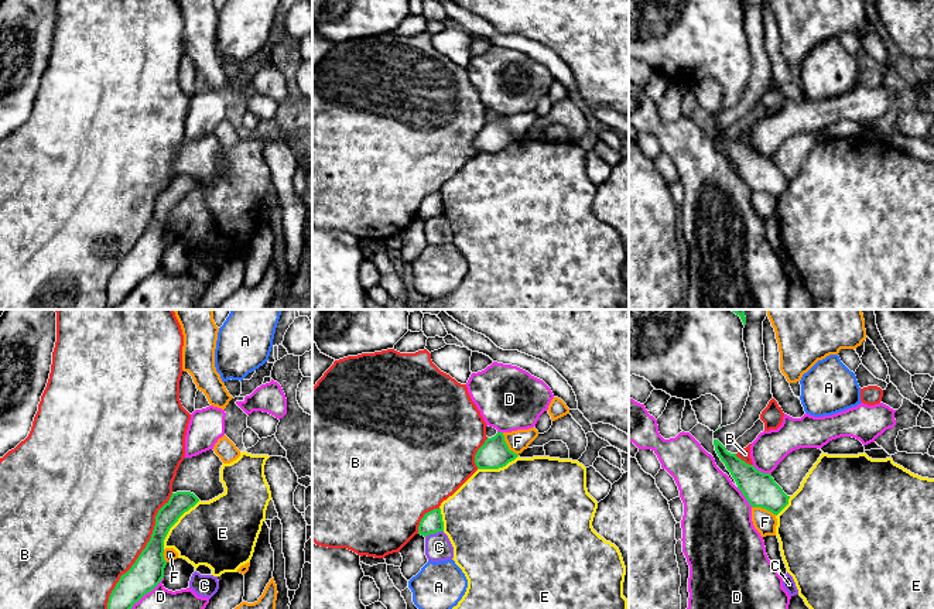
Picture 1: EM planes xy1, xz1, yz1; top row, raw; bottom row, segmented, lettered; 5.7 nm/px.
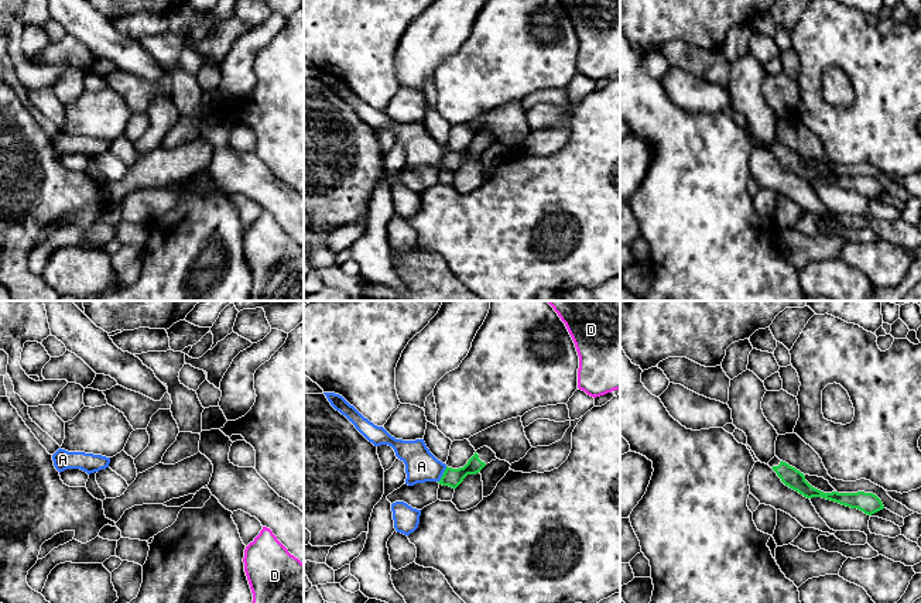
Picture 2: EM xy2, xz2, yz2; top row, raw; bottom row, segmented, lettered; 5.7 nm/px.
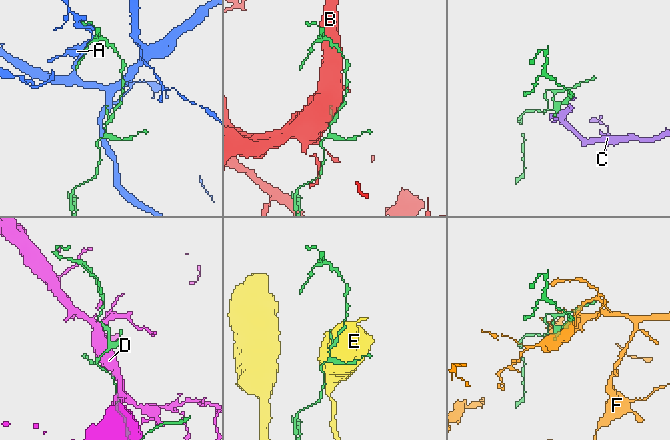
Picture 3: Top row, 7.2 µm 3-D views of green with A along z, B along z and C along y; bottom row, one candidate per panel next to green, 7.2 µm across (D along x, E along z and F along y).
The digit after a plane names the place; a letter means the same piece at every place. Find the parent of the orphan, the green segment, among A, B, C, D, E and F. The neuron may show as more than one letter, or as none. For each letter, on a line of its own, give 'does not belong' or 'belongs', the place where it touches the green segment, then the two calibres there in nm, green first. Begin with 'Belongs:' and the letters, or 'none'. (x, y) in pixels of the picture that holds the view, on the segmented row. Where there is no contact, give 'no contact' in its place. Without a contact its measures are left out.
Belongs: none
A: does not belong; meets green in xz2 at (442, 475); 110 nm thick on the green side, 180 nm on the other
B: does not belong; meets green in xy1 at (142, 551); 180 nm thick on the green side, 500 nm on the other
C: does not belong; meets green in xz1 at (434, 533); 120 nm thick on the green side, 150 nm on the other
D: does not belong; meets green in xy1 at (147, 592); 180 nm thick on the green side, 130 nm on the other
E: does not belong; meets green in xy1 at (175, 522); 140 nm thick on the green side, 380 nm on the other
F: does not belong; meets green in xz1 at (506, 445); 170 nm thick on the green side, 120 nm on the other

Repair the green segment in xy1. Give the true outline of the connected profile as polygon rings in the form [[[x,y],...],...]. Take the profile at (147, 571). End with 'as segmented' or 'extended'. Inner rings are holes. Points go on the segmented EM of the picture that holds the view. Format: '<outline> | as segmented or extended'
[[[191,492],[172,493],[158,510],[150,541],[131,568],[123,574],[112,591],[107,609],[131,609],[146,593],[164,578],[164,540],[178,519],[194,507],[199,499]]] | as segmented

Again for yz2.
[[[774,456],[767,465],[777,473],[777,476],[781,479],[781,482],[785,486],[798,491],[800,494],[802,494],[807,498],[822,497],[822,498],[839,503],[839,504],[850,507],[850,508],[857,508],[867,515],[872,515],[884,508],[881,500],[873,493],[864,493],[864,491],[824,493],[824,491],[812,487],[805,480],[804,473],[801,473],[795,467],[790,466],[788,463],[780,460],[777,456]]] | extended

